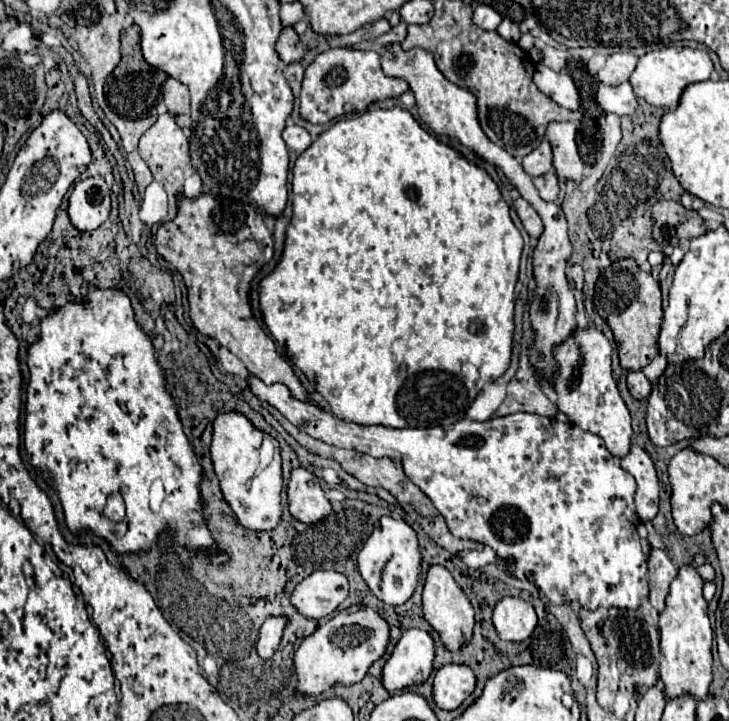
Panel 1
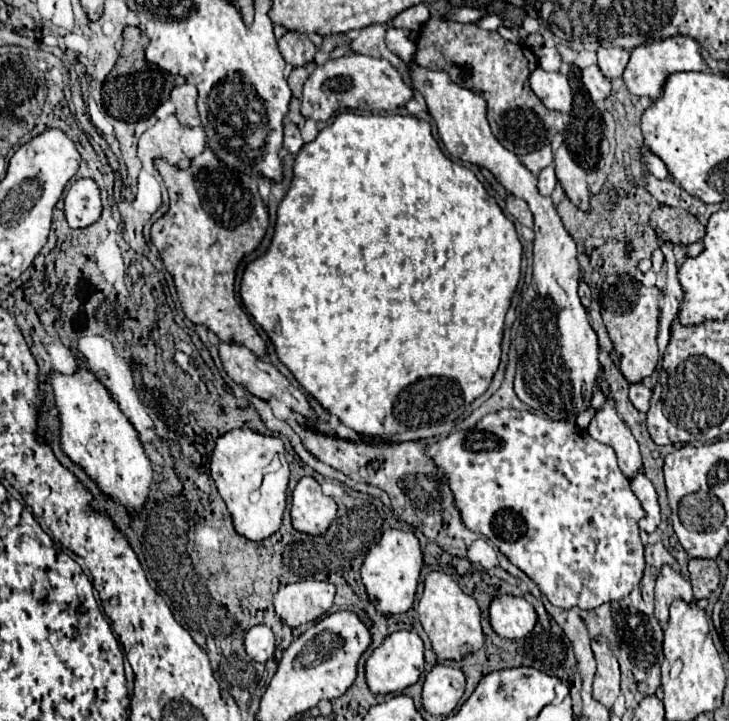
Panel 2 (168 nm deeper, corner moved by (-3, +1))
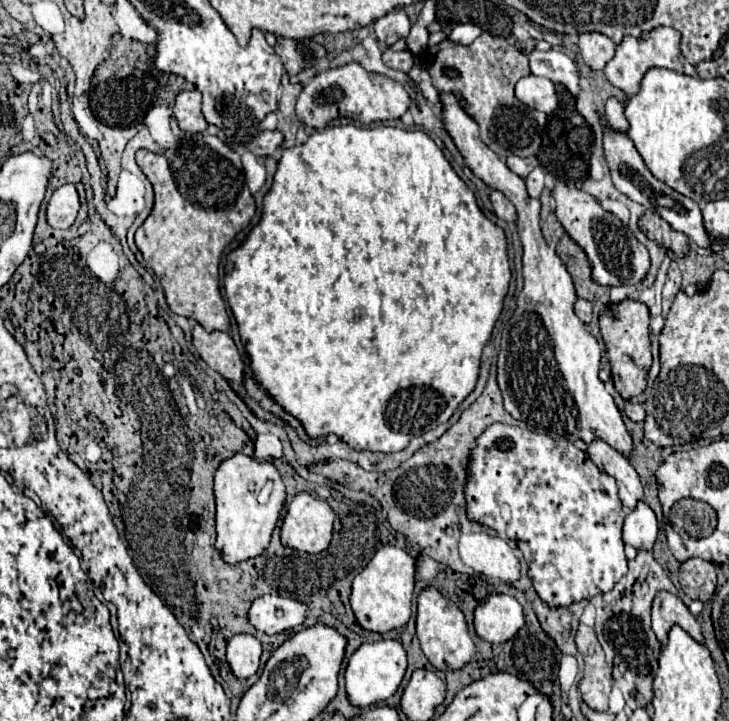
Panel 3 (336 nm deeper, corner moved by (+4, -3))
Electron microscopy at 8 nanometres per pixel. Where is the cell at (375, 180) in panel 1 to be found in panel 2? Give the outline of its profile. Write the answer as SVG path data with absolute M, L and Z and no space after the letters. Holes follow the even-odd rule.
M342 113L334 119L332 125L324 127L318 137L310 143L306 143L300 153L296 155L296 161L294 161L294 179L292 179L292 187L290 191L286 193L284 201L280 203L278 207L278 221L276 221L276 231L274 231L274 239L272 239L272 245L270 249L258 257L256 261L252 261L246 271L244 271L244 277L242 277L242 285L240 285L240 297L246 305L246 309L250 311L250 315L254 317L256 323L262 325L262 329L268 333L268 337L272 339L274 347L276 347L276 353L280 357L280 361L294 373L296 381L312 395L316 397L324 409L328 409L330 413L334 413L346 427L354 429L356 433L364 433L364 435L390 435L390 433L406 433L406 431L418 431L418 429L424 429L424 427L430 427L430 425L436 425L436 423L444 423L444 421L454 421L458 419L476 397L480 397L488 387L490 387L490 381L500 365L500 355L502 355L502 337L504 337L504 317L506 317L506 311L510 307L510 299L516 291L516 285L520 281L520 263L522 263L522 247L520 247L520 239L518 239L518 233L514 229L514 223L508 221L508 217L502 213L502 209L498 207L496 199L484 189L484 185L478 181L476 173L472 169L466 169L466 167L460 167L458 163L450 161L442 149L438 147L438 143L434 141L432 137L432 127L428 121L422 121L414 115L396 115L396 113L370 113L370 115L354 115L354 113ZM422 379L422 389L410 389L410 385L414 385L416 381Z

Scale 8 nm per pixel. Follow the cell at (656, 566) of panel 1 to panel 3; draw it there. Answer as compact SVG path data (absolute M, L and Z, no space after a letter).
M659 591L653 601L653 631L661 645L667 645L667 635L673 625L679 625L685 629L697 643L705 643L701 635L701 627L689 607L673 593Z

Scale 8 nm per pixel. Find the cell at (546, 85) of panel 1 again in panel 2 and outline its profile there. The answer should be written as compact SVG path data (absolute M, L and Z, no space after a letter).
M538 67L530 75L530 87L548 109L554 109L560 113L572 111L572 89L566 75L544 71Z

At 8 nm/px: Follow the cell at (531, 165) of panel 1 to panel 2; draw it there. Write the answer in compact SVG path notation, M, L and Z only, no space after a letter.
M546 145L546 147L538 149L538 151L532 151L532 153L528 153L528 155L522 155L522 163L524 163L534 175L538 175L538 173L540 173L544 167L548 167L552 161L554 161L554 157L552 157L550 145Z

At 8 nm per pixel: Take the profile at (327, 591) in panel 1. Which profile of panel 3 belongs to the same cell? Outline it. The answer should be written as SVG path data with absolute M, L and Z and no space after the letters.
M263 595L253 601L249 607L249 623L267 635L275 635L287 629L293 629L305 621L307 607L289 597Z

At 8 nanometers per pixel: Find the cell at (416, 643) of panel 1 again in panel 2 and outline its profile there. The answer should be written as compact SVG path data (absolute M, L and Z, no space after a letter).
M396 631L384 639L384 643L374 649L372 657L366 661L366 679L372 693L396 693L414 685L424 673L424 643L416 631Z

